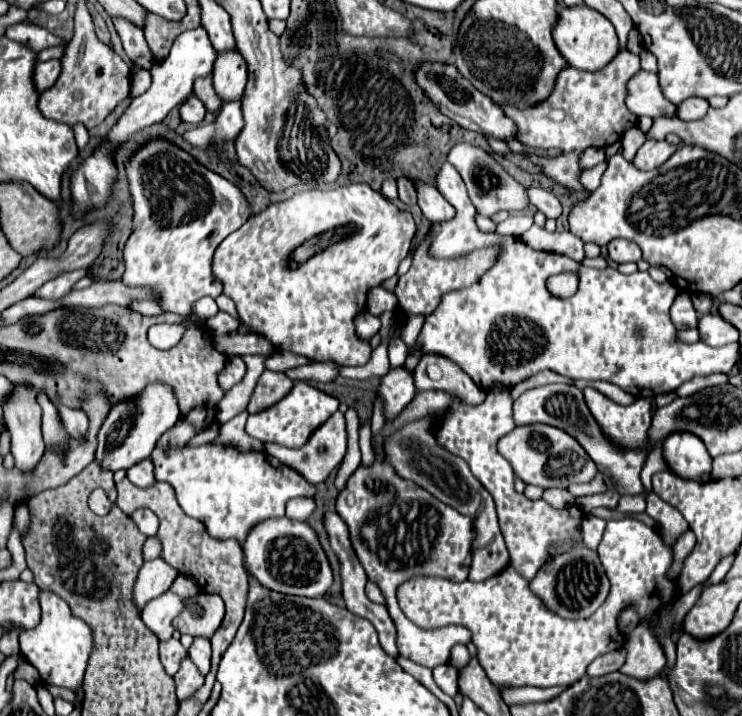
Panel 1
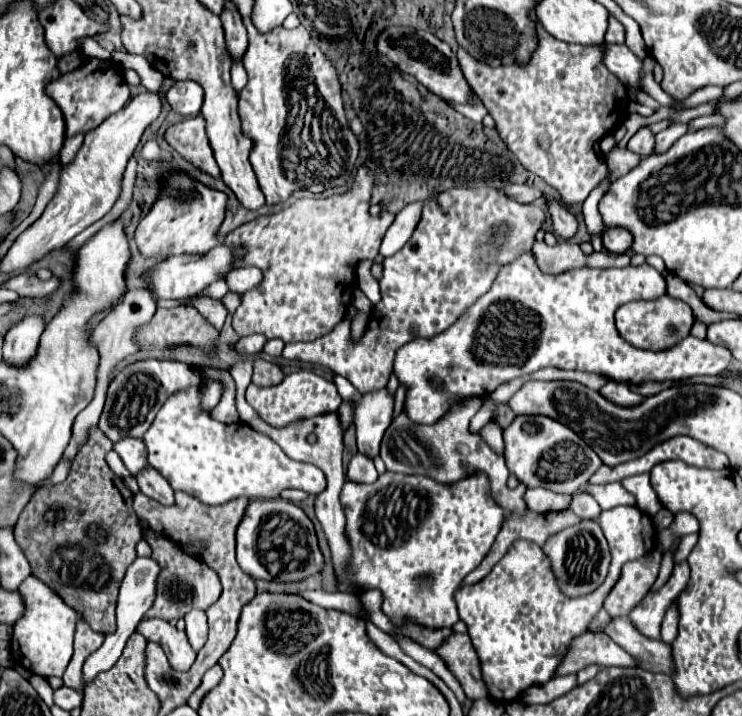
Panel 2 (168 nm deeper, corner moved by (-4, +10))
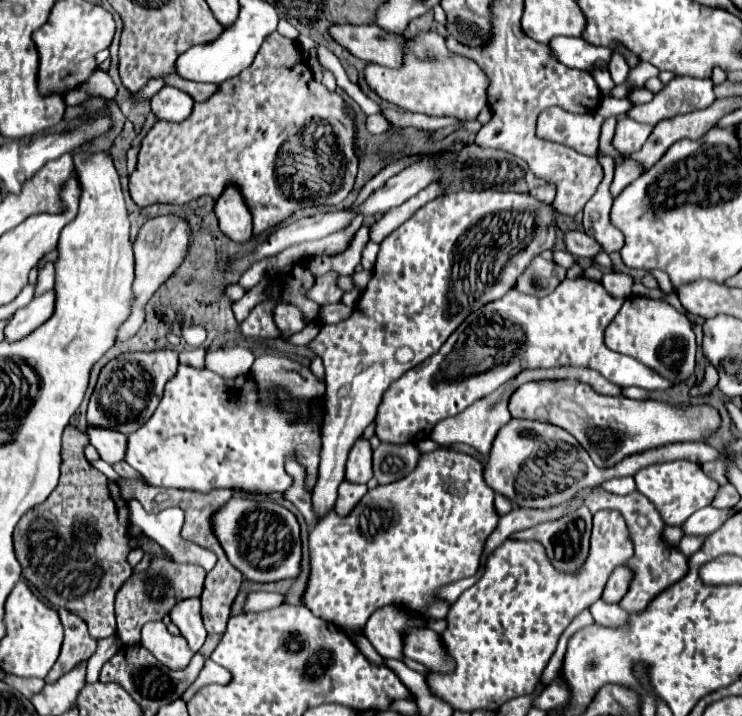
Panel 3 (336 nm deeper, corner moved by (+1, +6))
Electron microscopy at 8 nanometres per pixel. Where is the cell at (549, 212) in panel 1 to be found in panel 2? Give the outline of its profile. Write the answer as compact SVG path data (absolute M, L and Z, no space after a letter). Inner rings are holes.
M555 200L545 202L545 206L547 206L547 214L549 214L551 220L553 220L555 232L557 232L561 238L565 238L565 240L573 238L573 234L577 232L577 220L575 220L575 216L573 216L571 212L567 212L567 208L565 208L563 204L555 202Z

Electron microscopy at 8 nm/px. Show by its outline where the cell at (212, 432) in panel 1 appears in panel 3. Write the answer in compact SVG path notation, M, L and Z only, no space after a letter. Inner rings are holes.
M202 348L182 350L179 353L179 362L190 364L190 366L204 366L204 352L202 352Z

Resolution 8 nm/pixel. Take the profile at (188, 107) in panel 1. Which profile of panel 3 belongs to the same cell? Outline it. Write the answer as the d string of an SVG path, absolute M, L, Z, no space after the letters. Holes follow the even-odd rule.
M164 86L154 98L152 98L152 112L158 120L168 122L182 122L192 112L194 100L172 86Z

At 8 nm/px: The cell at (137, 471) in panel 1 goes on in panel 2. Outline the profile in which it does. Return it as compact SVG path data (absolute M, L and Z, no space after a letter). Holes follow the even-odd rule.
M125 438L113 444L113 450L121 456L127 470L135 476L147 466L147 448L145 442L139 438Z

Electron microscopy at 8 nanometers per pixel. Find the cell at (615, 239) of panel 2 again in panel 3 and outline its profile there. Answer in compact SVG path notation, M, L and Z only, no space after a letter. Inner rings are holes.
M598 150L596 154L600 166L604 168L604 180L600 182L594 196L584 206L584 230L588 236L598 240L604 248L604 252L618 252L624 246L624 236L614 224L610 222L610 208L612 208L612 196L608 192L614 176L614 164L612 158Z

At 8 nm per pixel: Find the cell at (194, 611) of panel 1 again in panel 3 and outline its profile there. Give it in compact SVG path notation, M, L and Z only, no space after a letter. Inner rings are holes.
M156 546L156 558L144 572L130 576L122 588L116 592L116 622L118 622L118 638L122 644L138 644L140 628L150 620L162 620L172 610L174 602L184 598L200 596L204 588L206 570L196 564L178 564L162 558L162 550Z

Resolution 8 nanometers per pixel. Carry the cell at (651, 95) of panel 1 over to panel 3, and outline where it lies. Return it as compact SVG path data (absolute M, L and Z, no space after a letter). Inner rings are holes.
M556 36L548 42L548 46L550 46L552 58L556 58L564 66L576 68L576 70L598 68L602 64L608 64L608 60L612 56L612 52L608 52L608 48L592 46L582 38Z

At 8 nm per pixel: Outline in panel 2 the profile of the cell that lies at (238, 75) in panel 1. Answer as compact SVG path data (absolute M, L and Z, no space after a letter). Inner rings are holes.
M227 2L225 12L221 14L221 22L223 22L223 30L225 30L227 52L233 60L241 62L245 56L245 48L247 48L247 32L245 32L245 26L241 24L241 16L239 16L237 8L233 8L233 4Z

